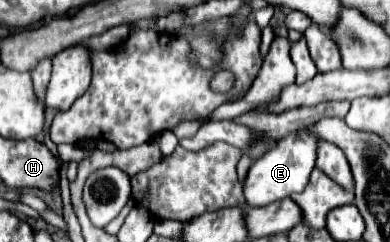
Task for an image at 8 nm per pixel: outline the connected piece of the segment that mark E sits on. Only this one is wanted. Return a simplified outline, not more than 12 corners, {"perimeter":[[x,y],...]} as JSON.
{"perimeter":[[287,134],[243,180],[249,206],[303,192],[317,140]]}

